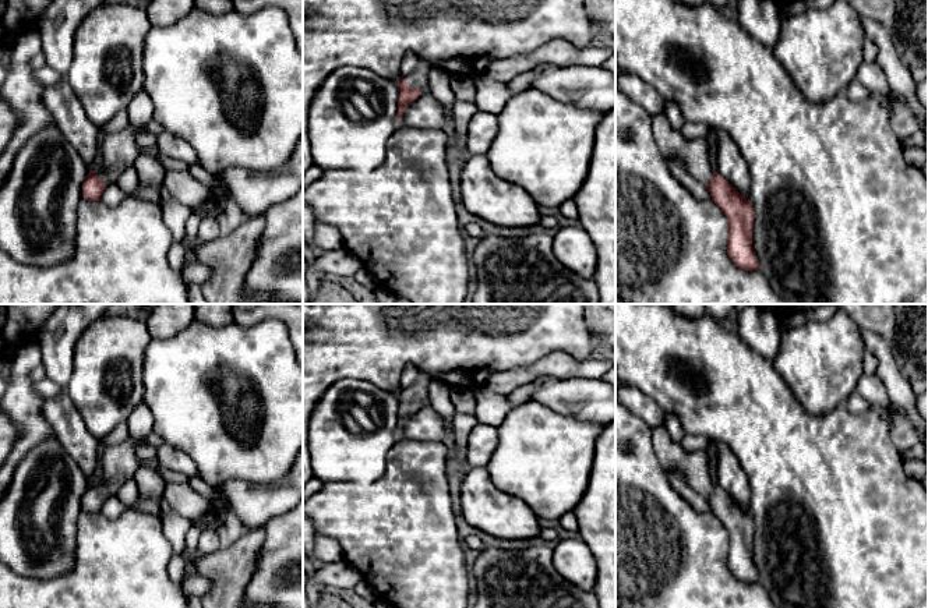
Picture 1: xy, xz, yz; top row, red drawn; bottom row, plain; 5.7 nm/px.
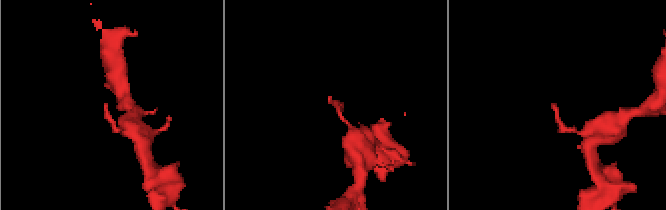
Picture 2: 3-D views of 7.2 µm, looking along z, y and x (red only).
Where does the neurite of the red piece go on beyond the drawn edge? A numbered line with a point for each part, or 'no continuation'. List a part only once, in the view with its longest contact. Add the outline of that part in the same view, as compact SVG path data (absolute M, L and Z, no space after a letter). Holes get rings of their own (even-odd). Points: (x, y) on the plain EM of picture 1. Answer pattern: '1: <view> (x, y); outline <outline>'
1: xz (419, 391); outline M417 371L417 381L413 385L406 386L403 390L412 400L419 402L421 407L430 406L428 388L431 381L428 374Z

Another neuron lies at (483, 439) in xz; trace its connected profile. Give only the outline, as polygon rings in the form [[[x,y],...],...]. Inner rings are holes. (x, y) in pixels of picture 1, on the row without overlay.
[[[477,423],[467,438],[466,462],[469,467],[483,467],[490,462],[498,445],[498,428]]]

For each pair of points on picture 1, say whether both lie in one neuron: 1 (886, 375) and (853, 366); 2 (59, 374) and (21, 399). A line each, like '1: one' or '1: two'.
1: two
2: two

